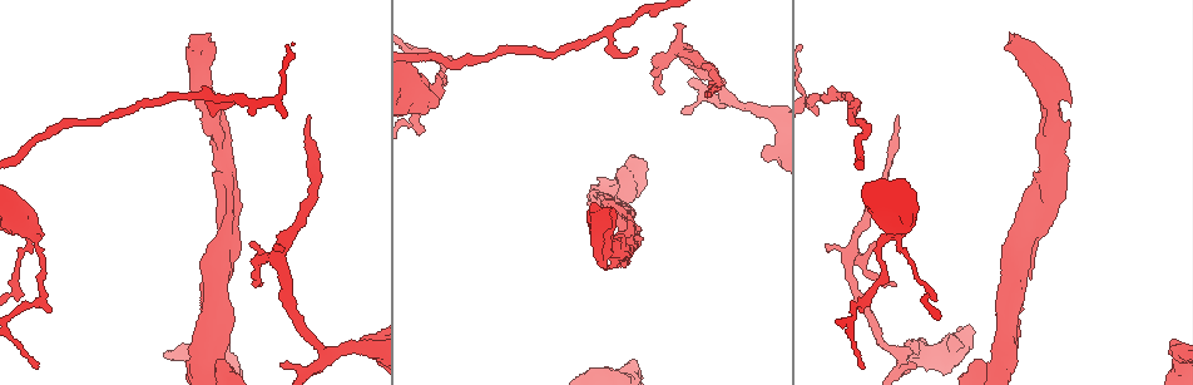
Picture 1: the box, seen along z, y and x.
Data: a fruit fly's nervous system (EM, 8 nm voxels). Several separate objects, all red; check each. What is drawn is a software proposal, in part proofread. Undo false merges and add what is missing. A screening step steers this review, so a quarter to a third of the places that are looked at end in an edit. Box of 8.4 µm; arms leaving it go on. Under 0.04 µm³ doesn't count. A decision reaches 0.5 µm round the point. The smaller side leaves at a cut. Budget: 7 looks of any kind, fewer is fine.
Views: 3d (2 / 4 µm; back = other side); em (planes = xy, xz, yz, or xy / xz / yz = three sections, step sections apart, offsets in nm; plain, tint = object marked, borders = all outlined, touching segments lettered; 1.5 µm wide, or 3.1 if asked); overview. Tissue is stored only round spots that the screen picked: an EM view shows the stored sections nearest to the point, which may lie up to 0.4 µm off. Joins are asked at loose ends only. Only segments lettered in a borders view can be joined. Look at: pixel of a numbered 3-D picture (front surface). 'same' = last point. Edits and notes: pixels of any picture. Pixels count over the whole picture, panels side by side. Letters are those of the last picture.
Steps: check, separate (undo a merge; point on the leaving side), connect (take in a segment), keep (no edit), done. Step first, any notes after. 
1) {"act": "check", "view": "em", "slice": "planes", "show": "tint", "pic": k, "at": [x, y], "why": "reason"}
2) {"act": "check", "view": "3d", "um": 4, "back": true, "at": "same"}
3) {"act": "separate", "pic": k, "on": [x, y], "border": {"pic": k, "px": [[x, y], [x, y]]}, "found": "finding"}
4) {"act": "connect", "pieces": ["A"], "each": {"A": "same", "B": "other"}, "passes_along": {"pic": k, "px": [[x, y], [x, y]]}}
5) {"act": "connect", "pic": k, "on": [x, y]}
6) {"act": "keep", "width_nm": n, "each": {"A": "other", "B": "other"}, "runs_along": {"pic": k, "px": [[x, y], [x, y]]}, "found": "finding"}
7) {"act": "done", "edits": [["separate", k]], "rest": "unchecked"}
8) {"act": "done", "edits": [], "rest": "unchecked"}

{"act": "check", "view": "3d", "um": 2, "pic": 1, "at": [898, 117], "why": "branch stops here"}

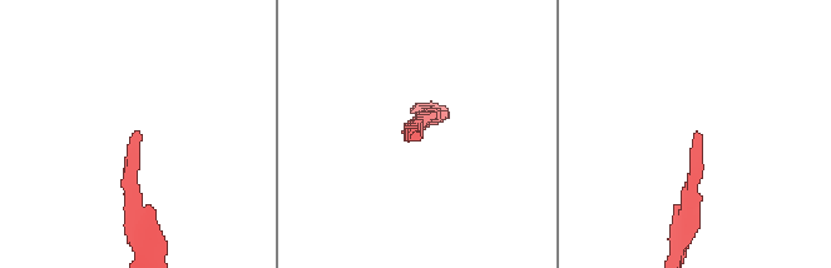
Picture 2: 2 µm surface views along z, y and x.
{"act": "check", "view": "em", "slice": "planes", "show": "borders", "pic": 2, "at": [140, 134], "why": "shape alone is not enough"}

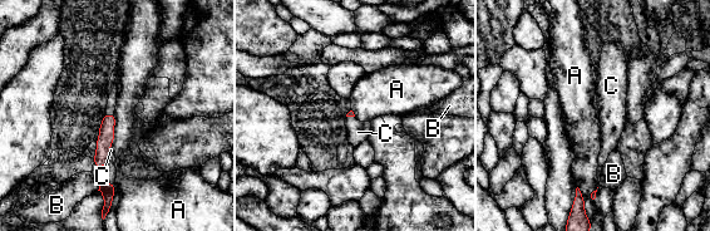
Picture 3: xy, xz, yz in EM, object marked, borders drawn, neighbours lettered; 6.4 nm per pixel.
{"act": "connect", "pieces": ["C"], "longest_contact_nm": ["A", 190], "each": {"A": "other", "B": "other", "C": "same"}, "passes_along": {"pic": 3, "px": [[105, 138], [109, 114], [113, 83]]}, "found": "it goes on there"}

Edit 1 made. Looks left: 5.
{"act": "check", "view": "overview"}

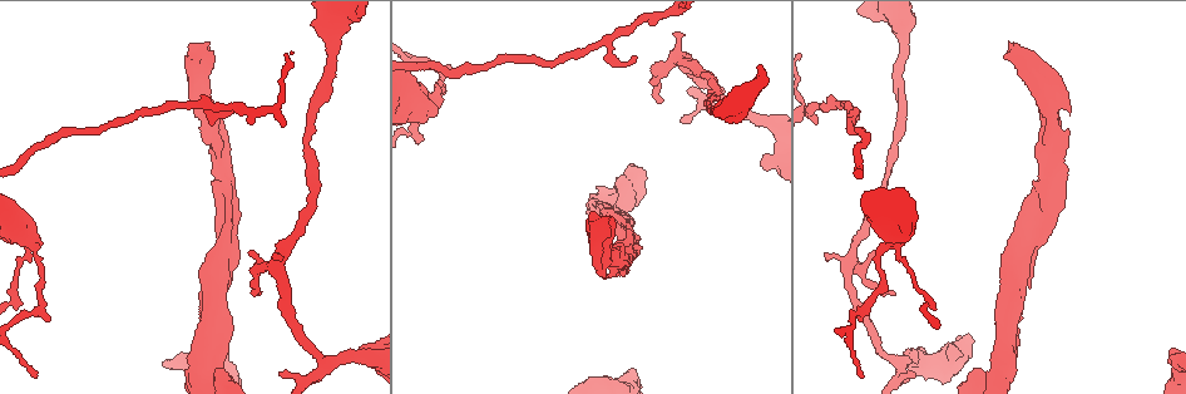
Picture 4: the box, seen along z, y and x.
{"act": "check", "view": "3d", "um": 4, "pic": 4, "at": [632, 56], "why": "an open end"}

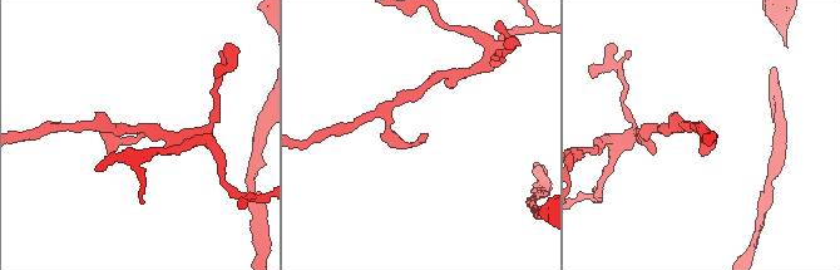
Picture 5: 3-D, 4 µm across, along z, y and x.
{"act": "check", "view": "em", "slice": "planes", "show": "borders", "pic": 5, "at": [142, 137], "why": "shape alone is not enough"}

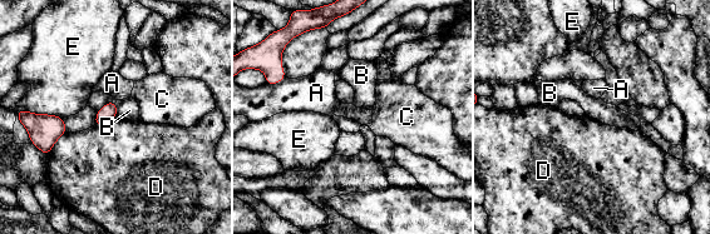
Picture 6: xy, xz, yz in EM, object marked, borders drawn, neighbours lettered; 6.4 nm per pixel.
{"act": "keep", "each": {"A": "other", "B": "other", "C": "other", "D": "other", "E": "other"}, "found": "none of them fits"}

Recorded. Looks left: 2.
{"act": "done", "edits": [["connect", 3]], "rest": "unchecked"}

